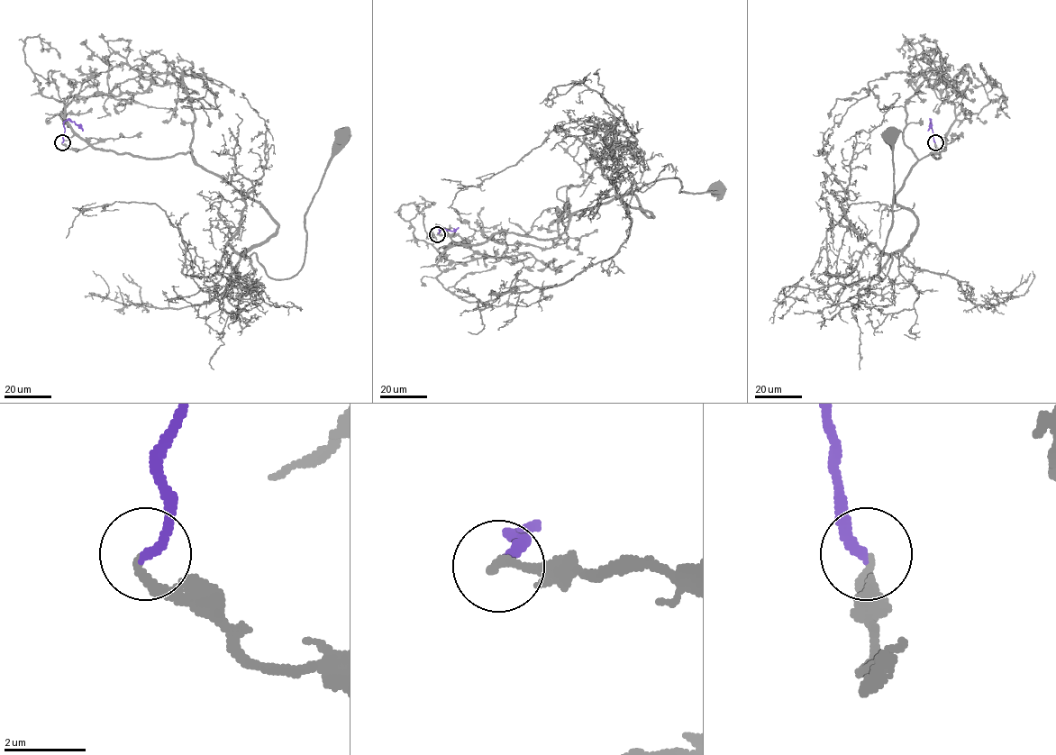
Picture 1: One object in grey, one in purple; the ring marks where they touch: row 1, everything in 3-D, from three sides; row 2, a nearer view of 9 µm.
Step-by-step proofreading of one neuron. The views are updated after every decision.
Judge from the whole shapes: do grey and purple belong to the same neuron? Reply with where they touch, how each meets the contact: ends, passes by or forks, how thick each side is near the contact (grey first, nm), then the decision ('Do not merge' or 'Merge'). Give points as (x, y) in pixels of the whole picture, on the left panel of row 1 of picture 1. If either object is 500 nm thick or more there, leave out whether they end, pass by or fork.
Place: (62, 142). At the ring grey ends. At the ring purple ends. Thickness 220 nm (grey) against 260 nm. Merge

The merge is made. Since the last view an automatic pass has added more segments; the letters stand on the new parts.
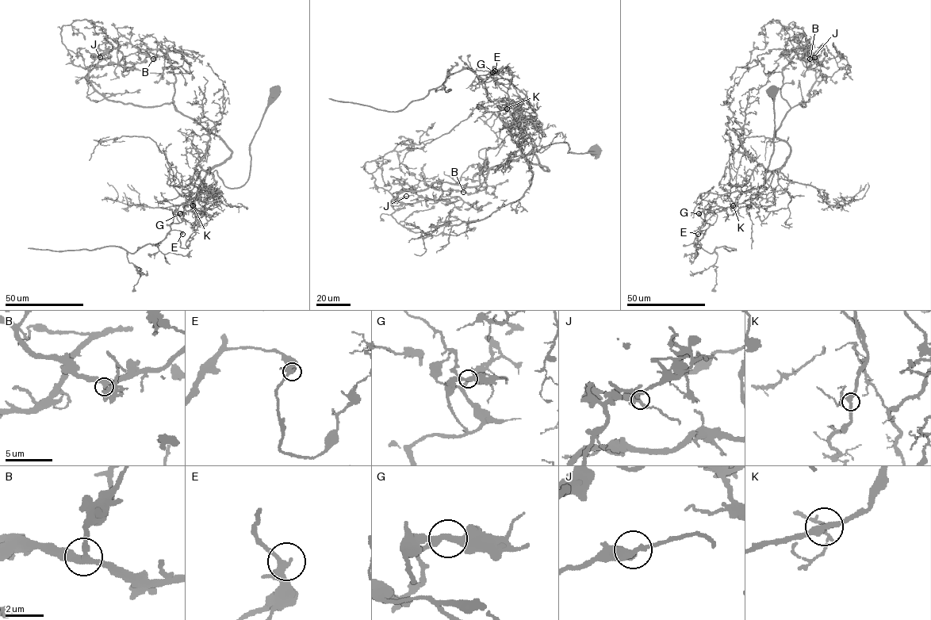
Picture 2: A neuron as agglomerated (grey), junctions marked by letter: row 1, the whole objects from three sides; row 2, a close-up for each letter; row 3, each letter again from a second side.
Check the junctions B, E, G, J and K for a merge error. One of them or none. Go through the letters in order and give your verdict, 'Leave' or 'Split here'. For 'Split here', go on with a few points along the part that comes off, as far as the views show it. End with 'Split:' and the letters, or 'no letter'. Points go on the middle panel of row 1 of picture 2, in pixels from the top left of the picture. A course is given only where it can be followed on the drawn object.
B: Leave
E: Leave
G: Split here. Course of the part to remove: (492, 71), (489, 74), (492, 79), (482, 83), (474, 73), (461, 69), (423, 97), (395, 112), (329, 98)
J: Leave
K: Leave
Split: G

